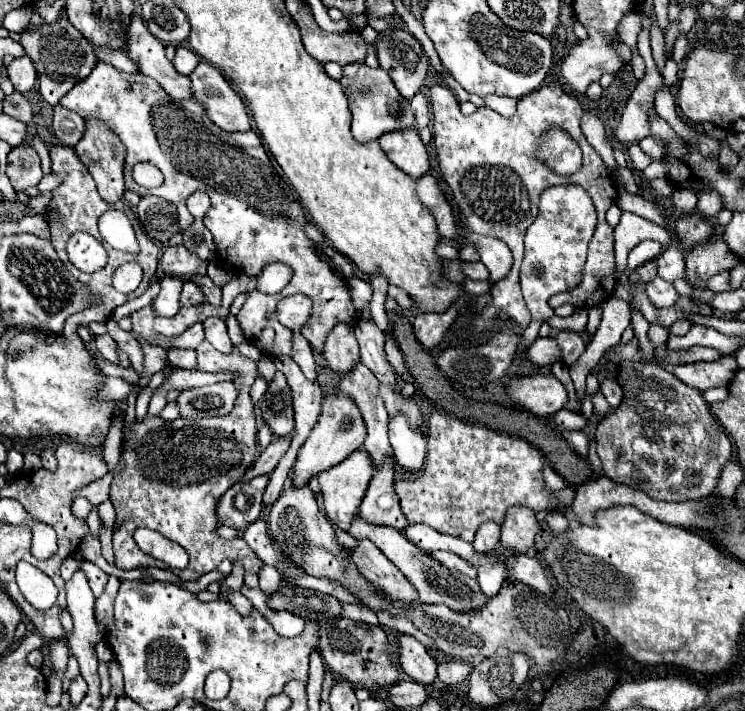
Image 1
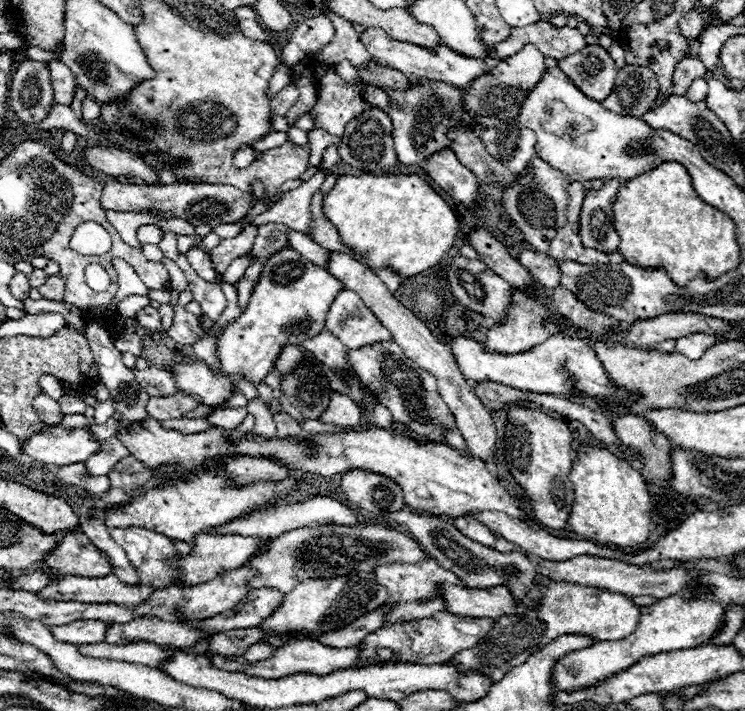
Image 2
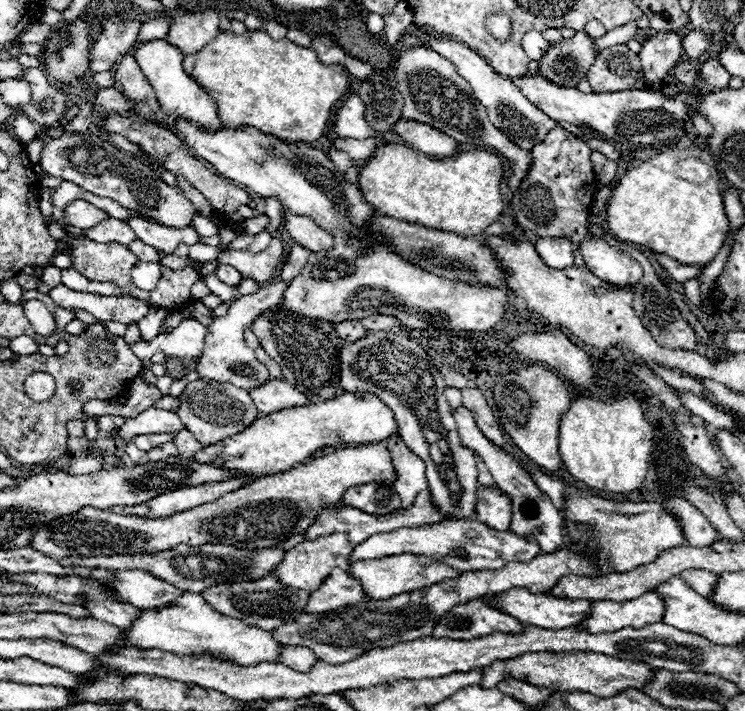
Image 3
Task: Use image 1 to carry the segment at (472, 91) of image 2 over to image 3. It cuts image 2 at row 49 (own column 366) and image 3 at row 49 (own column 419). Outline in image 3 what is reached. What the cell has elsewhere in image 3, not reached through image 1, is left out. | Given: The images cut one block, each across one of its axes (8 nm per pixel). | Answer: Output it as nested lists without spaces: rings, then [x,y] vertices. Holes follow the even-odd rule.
[[[576,32],[572,38],[562,38],[552,44],[540,60],[540,76],[558,86],[572,88],[592,66],[598,52],[594,50],[592,38],[584,32]]]

